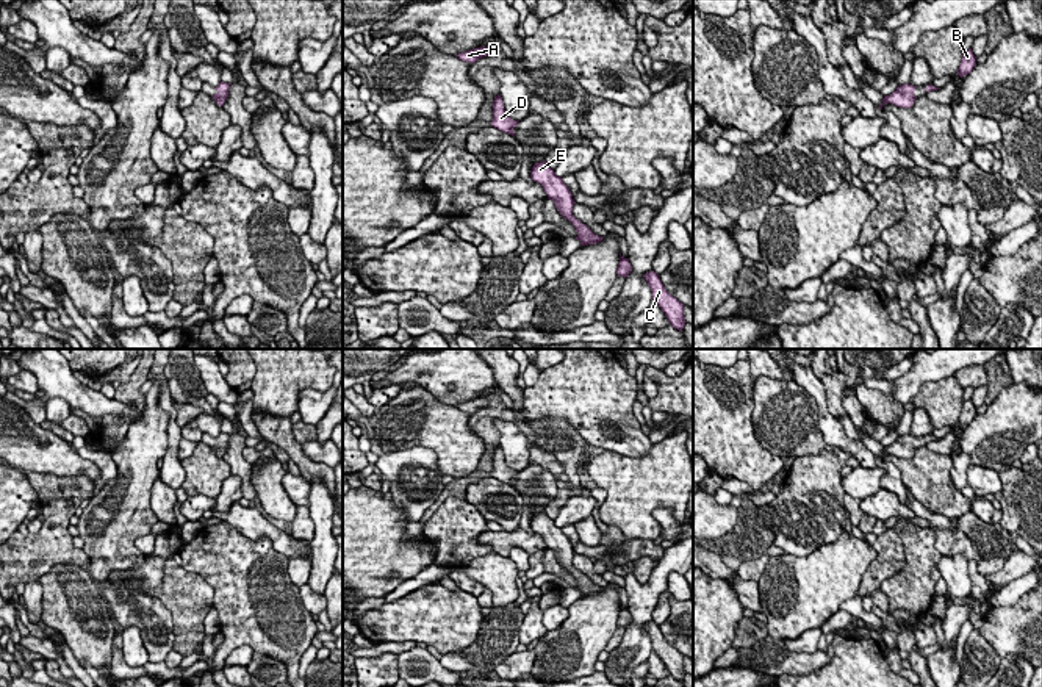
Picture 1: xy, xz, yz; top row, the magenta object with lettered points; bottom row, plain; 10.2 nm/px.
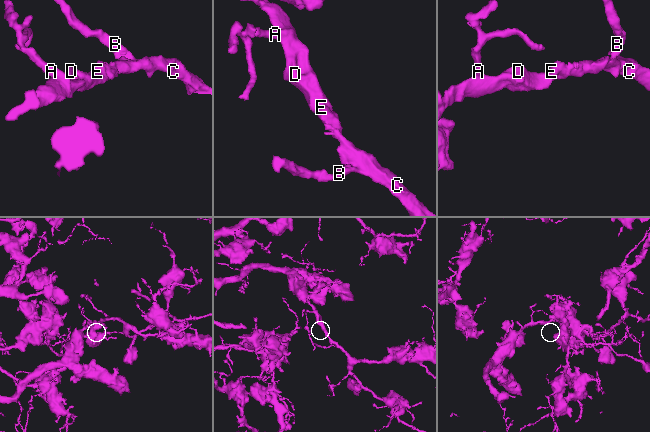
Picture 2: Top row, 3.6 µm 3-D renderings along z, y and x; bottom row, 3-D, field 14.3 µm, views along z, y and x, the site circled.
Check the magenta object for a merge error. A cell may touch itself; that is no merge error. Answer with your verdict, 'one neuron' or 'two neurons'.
one neuron

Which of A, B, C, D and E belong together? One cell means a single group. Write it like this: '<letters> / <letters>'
A B C D E

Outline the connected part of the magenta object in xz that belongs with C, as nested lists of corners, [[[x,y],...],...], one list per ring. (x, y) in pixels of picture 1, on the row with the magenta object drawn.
[[[654,271],[646,272],[643,277],[651,288],[652,300],[662,308],[670,324],[682,332],[685,326],[684,304],[665,290],[663,283],[659,279],[659,274],[656,274]]]

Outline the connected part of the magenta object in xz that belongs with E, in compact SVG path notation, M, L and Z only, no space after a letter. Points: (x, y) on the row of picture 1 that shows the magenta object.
M546 161L534 164L530 178L543 186L548 199L555 203L559 213L574 225L577 232L576 239L580 241L580 246L596 244L602 241L604 236L595 235L585 224L573 216L573 207L576 203L573 194L562 177L557 177L554 169L551 169Z

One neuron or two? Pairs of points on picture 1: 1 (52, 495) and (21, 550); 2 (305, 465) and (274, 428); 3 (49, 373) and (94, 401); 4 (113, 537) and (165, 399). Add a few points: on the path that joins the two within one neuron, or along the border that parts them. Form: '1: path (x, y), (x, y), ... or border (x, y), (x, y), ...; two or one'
1: path (52, 510), (52, 528), (36, 543); one
2: path (298, 456), (283, 437); one
3: path (60, 381), (77, 396), (83, 398); one
4: border (155, 381), (158, 404), (169, 415), (168, 445); two

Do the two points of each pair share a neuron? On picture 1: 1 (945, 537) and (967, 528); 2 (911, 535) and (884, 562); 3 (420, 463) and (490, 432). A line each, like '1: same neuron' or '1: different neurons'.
1: different neurons
2: different neurons
3: different neurons

